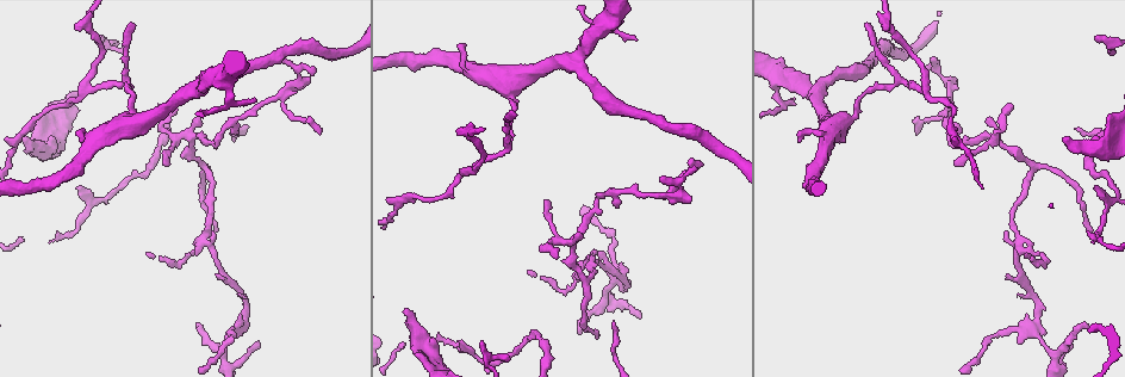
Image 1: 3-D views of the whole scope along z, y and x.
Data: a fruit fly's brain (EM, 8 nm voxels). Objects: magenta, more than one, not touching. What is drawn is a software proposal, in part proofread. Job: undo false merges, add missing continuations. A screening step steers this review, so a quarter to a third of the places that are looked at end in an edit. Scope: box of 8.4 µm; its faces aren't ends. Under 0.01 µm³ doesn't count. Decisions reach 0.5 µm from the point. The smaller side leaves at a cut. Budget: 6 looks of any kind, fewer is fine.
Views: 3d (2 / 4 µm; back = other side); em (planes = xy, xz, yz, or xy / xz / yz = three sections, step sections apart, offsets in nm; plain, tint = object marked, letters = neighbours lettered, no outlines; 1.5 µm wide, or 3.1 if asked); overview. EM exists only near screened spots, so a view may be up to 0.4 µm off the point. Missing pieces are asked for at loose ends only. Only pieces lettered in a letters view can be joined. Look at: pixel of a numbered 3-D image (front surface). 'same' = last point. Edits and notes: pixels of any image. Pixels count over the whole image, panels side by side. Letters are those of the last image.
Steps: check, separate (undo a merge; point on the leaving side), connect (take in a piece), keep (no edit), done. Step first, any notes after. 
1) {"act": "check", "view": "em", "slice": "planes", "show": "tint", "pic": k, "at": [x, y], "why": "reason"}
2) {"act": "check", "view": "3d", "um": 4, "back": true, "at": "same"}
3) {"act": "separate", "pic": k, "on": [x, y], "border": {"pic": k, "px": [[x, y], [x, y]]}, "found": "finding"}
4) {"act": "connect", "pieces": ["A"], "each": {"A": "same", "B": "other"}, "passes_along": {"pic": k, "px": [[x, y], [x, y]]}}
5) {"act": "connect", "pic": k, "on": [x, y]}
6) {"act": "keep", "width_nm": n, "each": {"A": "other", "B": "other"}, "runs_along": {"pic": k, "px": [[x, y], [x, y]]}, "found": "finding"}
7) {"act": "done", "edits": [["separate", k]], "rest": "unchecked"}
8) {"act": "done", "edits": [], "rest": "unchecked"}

{"act": "check", "view": "em", "slice": "planes", "show": "plain", "pic": 1, "at": [192, 136], "why": "thin neck"}

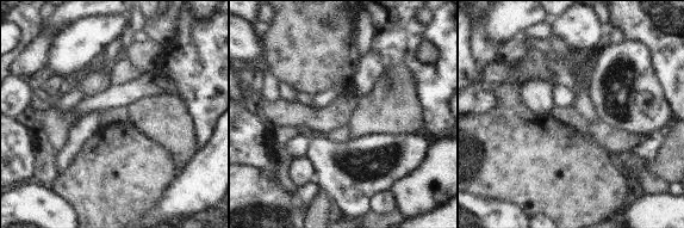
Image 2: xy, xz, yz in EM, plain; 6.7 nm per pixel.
{"act": "check", "view": "em", "slice": "planes", "show": "letters", "at": "same"}

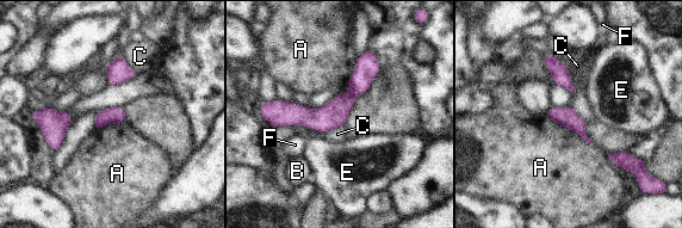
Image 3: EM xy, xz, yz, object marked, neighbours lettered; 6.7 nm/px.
{"act": "keep", "each": {"A": "other", "B": "other", "C": "other", "E": "other", "F": "other"}, "runs_along": {"pic": 3, "px": [[373, 59], [329, 116], [264, 109]]}, "found": "continuous, no second neuron"}

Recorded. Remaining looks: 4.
{"act": "check", "view": "em", "slice": "planes", "show": "letters", "pic": 1, "at": [1094, 185], "why": "tapers out"}

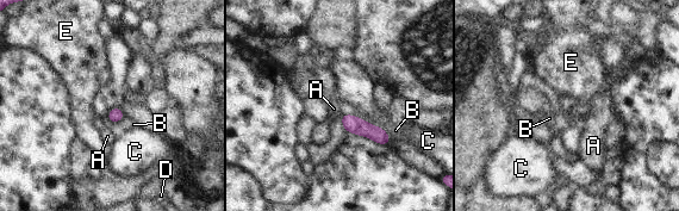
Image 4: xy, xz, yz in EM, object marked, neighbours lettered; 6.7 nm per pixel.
{"act": "keep", "each": {"A": "other", "B": "other", "C": "other", "D": "other", "E": "other"}, "border": {"pic": 4, "px": [[342, 115], [380, 126], [391, 141]]}, "found": "none of them fits"}

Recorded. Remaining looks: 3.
{"act": "check", "view": "em", "slice": "planes", "show": "letters", "pic": 1, "at": [1062, 138], "why": "thick end"}

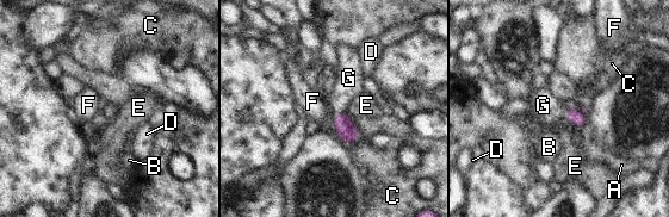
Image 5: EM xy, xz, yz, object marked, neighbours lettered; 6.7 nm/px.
{"act": "connect", "pieces": ["G"], "longest_contact_nm": ["G", 160], "each": {"A": "other", "B": "other", "C": "other", "D": "other", "E": "other", "F": "other", "G": "same"}, "passes_along": {"pic": 5, "px": [[578, 118], [568, 117], [543, 105]]}, "found": "the neuron continues"}

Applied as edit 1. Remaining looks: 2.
{"act": "done", "edits": [["connect", 5]], "rest": "unchecked"}

